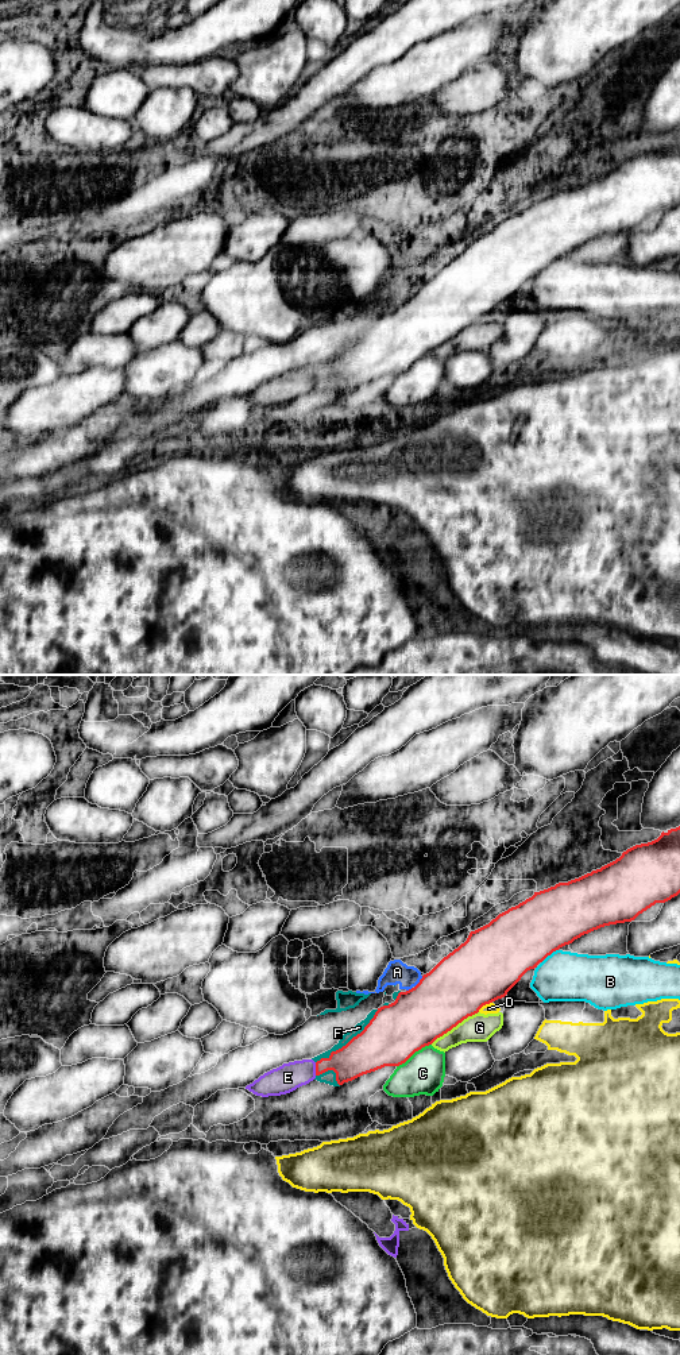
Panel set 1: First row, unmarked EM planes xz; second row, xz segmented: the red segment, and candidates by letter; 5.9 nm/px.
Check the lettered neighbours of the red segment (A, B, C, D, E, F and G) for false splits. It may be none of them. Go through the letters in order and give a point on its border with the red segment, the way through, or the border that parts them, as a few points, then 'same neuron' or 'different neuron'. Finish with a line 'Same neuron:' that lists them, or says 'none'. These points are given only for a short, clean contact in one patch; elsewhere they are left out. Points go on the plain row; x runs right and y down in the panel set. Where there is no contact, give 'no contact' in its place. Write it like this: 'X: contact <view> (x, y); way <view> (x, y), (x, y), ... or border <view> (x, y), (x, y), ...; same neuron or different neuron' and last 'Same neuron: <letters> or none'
A: contact xz (420, 290); border xz (422, 285), (414, 296); different neuron
B: contact xz (549, 263); different neuron
C: contact xz (413, 362); different neuron
D: contact xz (485, 313); different neuron
E: contact xz (316, 378); different neuron
F: contact xz (350, 350); different neuron
G: contact xz (454, 335); different neuron
Same neuron: none

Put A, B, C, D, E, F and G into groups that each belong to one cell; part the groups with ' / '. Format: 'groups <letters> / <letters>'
groups A B F / C / D / E / G

